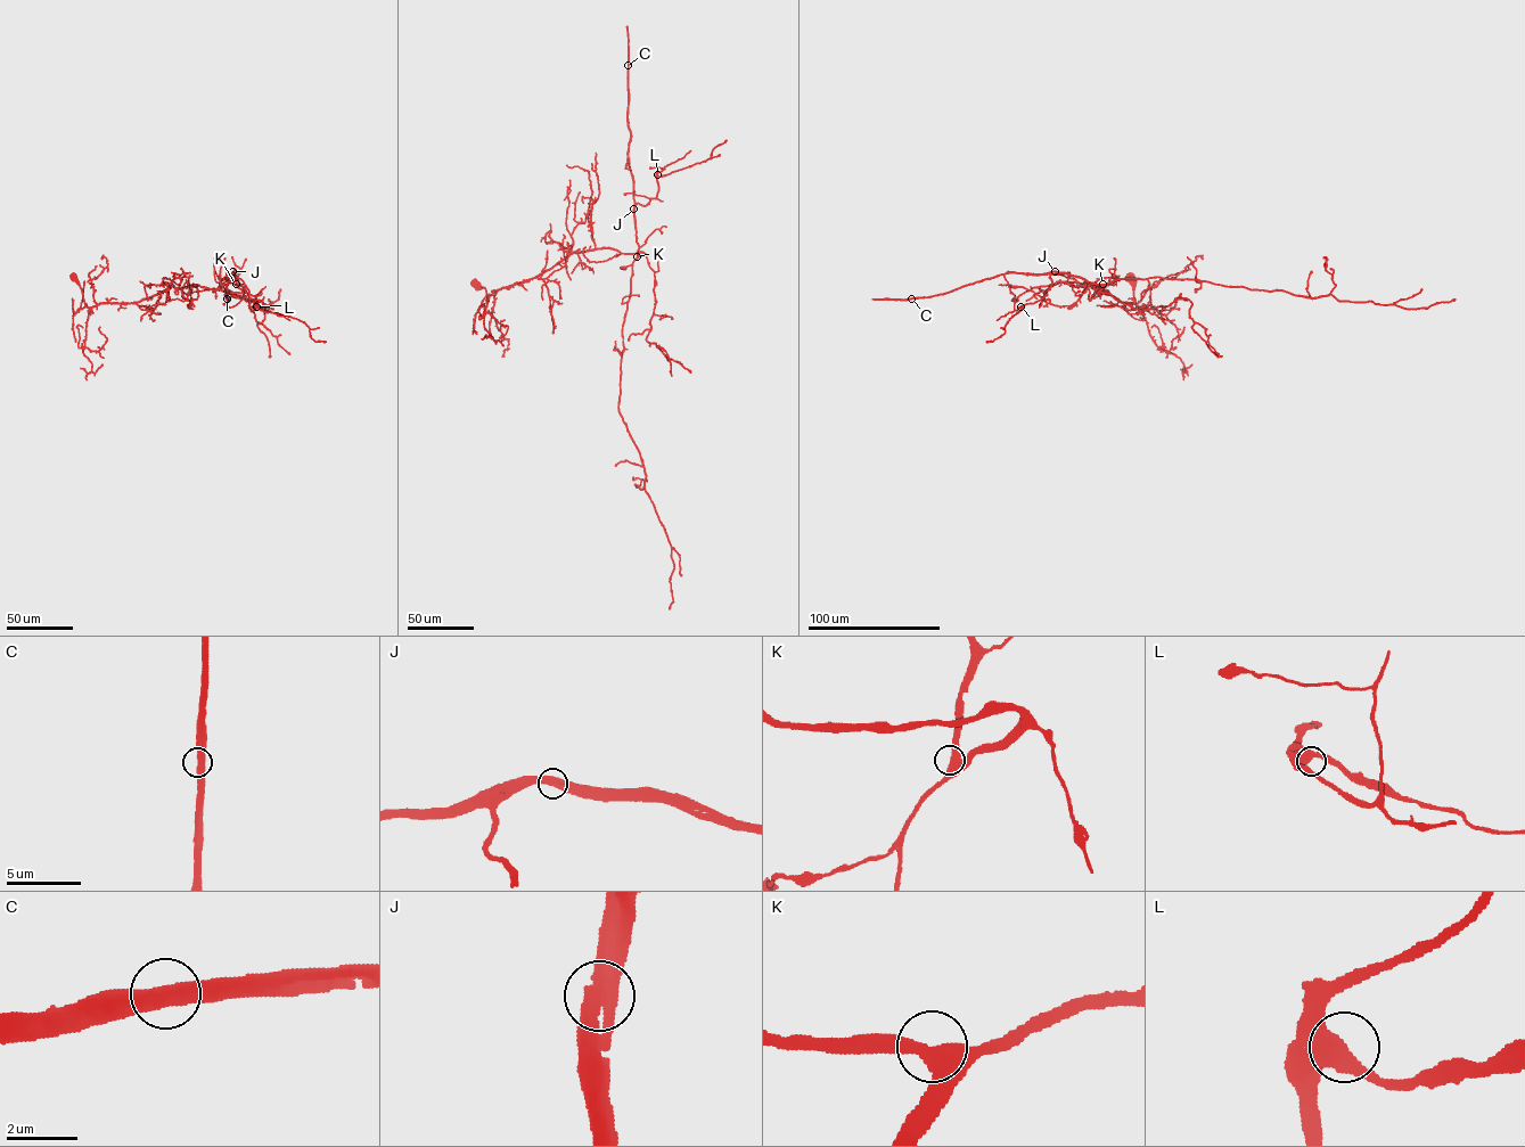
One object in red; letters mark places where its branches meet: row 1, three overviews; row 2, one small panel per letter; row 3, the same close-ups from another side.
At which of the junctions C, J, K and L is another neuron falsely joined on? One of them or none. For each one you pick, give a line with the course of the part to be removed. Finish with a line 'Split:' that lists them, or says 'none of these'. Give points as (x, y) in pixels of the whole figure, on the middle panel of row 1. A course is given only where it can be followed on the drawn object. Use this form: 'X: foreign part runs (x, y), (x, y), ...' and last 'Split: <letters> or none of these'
Split: none of these

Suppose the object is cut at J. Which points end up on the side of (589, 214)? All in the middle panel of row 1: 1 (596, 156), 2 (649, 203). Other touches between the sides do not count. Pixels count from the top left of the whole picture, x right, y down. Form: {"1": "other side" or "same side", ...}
{"1": "same side", "2": "other side"}

